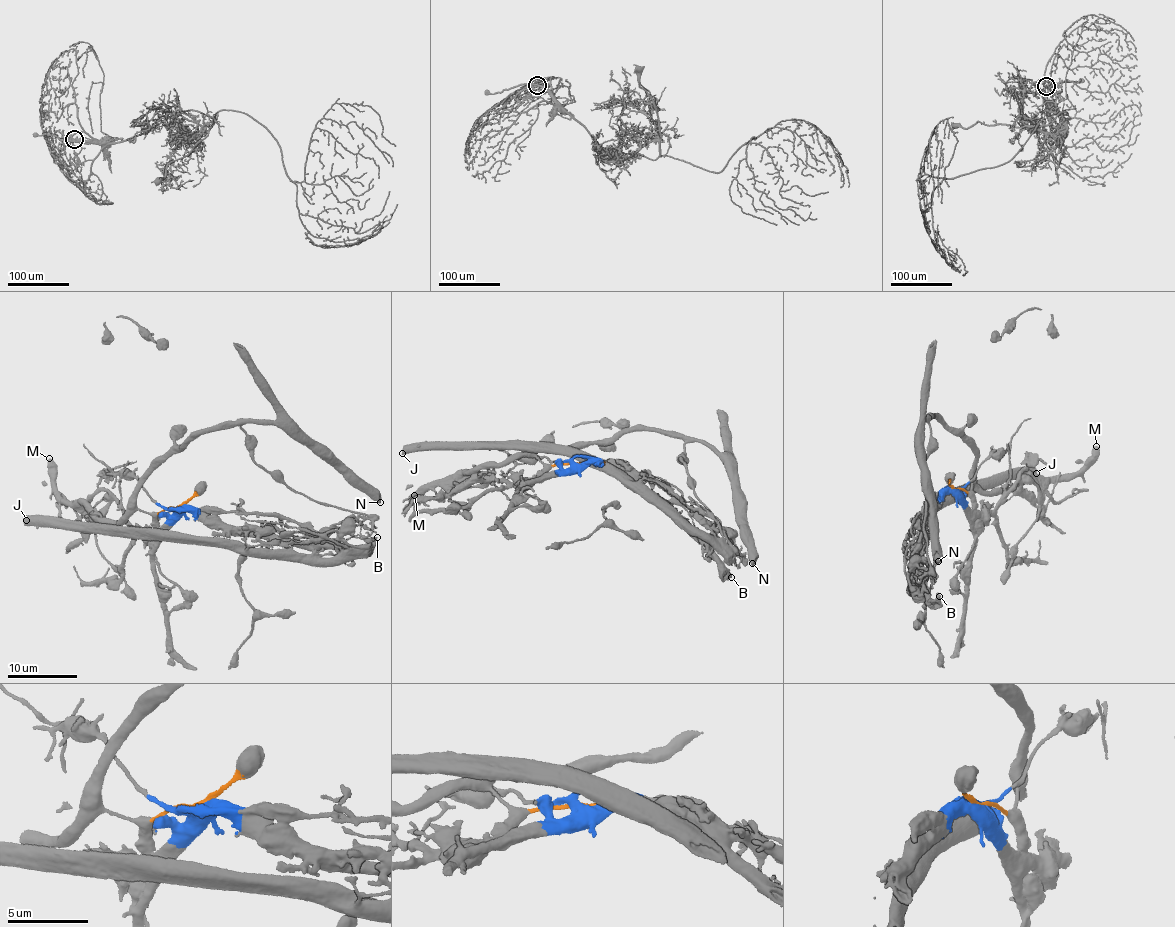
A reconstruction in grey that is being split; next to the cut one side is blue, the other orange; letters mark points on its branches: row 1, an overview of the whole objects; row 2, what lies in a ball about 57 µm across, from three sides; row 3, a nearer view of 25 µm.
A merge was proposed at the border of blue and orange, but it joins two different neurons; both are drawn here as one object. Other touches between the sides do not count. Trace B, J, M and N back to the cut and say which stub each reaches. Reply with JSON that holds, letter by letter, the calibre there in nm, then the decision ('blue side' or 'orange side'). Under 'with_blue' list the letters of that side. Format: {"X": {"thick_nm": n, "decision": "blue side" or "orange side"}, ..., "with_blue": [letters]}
{"B": {"thick_nm": 320, "decision": "blue side"}, "J": {"thick_nm": 500, "decision": "blue side"}, "M": {"thick_nm": 440, "decision": "orange side"}, "N": {"thick_nm": 550, "decision": "orange side"}, "with_blue": ["B", "J"]}

